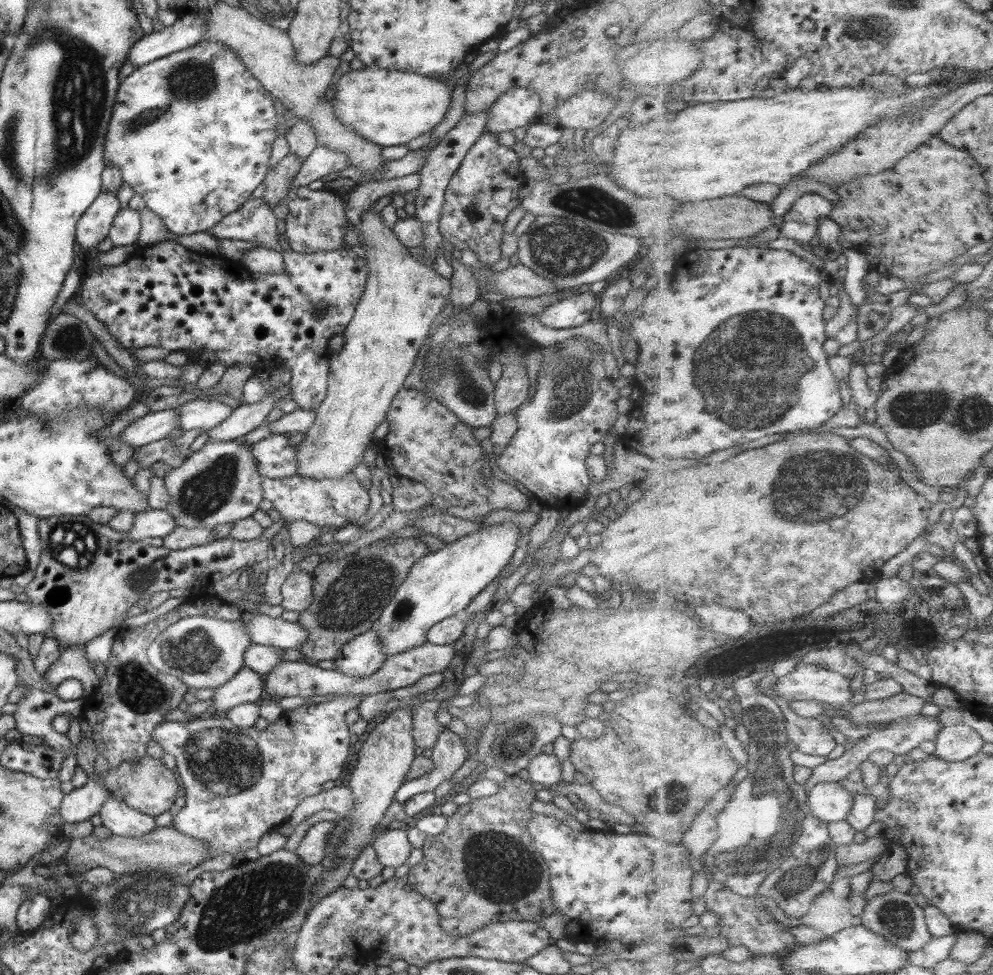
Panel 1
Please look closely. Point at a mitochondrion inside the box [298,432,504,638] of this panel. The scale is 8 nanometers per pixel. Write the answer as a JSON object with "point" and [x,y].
{"point":[353,596]}

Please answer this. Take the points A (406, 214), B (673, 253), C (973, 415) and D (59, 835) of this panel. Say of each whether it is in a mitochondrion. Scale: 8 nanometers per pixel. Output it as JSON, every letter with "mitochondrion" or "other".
{"A":"other","B":"other","C":"mitochondrion","D":"other"}

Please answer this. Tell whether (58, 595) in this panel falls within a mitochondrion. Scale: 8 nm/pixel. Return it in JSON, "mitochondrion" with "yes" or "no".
{"mitochondrion":"yes"}

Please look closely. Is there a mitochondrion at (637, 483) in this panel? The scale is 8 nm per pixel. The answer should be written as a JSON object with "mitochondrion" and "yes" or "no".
{"mitochondrion":"no"}

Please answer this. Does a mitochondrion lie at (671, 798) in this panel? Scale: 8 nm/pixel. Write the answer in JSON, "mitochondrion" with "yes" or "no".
{"mitochondrion":"yes"}

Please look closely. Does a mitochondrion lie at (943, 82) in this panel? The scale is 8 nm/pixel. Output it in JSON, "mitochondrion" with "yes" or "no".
{"mitochondrion":"no"}

